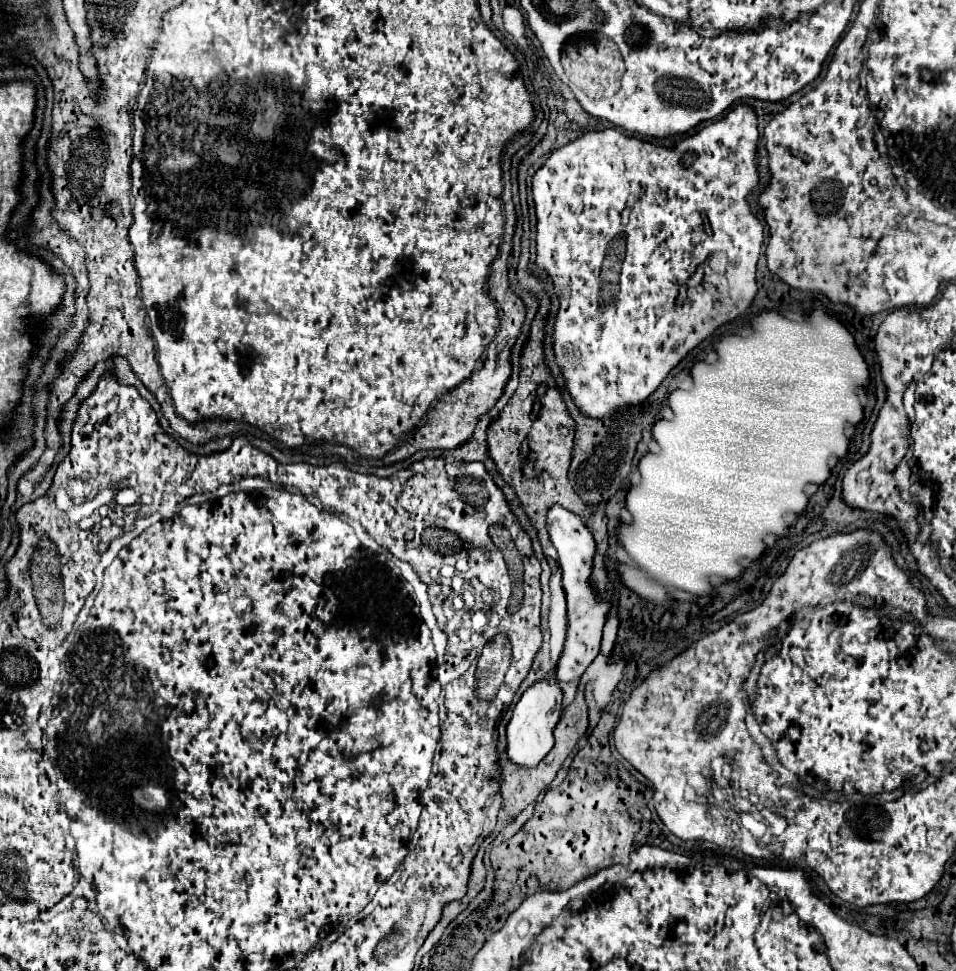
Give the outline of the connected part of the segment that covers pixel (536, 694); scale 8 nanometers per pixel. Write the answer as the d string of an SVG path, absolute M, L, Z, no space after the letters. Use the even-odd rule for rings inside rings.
M555 677L549 681L539 681L529 687L517 701L513 715L507 723L507 757L517 767L535 767L553 747L553 729L559 721L563 693L555 683Z

